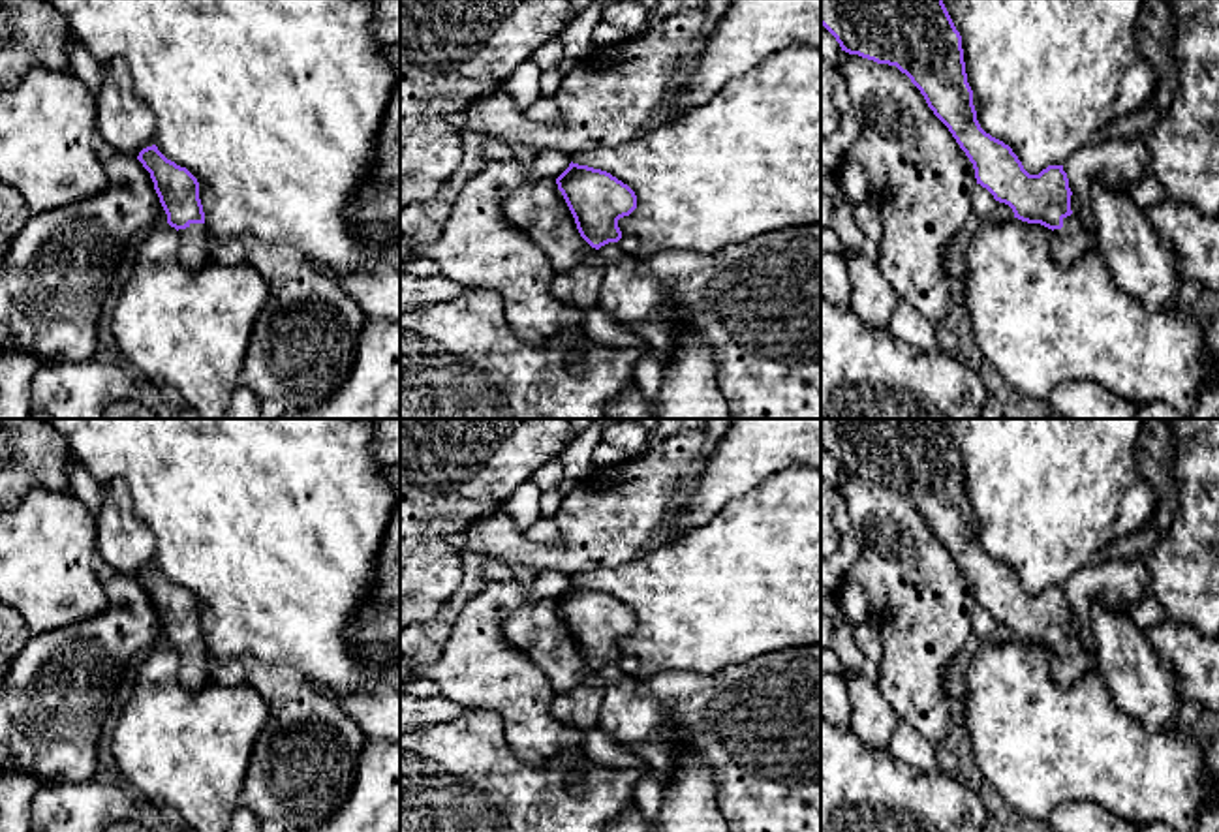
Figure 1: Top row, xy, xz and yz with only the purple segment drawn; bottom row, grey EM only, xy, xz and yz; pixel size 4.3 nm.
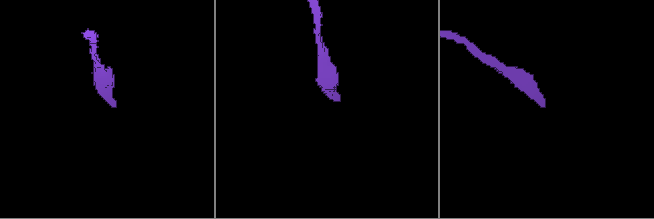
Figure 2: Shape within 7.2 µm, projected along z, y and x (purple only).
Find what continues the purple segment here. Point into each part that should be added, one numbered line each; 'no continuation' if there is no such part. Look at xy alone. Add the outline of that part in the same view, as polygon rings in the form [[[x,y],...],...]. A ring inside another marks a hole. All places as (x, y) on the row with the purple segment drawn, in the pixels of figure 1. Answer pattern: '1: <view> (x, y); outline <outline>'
1: xy (194, 243); outline [[[190,223],[186,229],[178,229],[178,261],[182,267],[197,270],[212,259],[210,229],[207,223]]]

